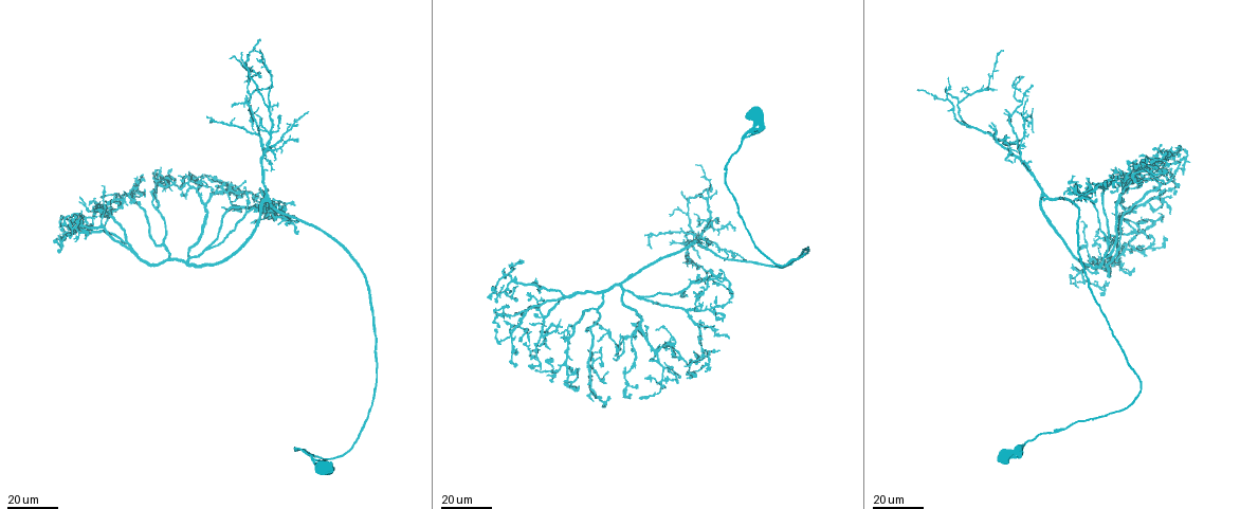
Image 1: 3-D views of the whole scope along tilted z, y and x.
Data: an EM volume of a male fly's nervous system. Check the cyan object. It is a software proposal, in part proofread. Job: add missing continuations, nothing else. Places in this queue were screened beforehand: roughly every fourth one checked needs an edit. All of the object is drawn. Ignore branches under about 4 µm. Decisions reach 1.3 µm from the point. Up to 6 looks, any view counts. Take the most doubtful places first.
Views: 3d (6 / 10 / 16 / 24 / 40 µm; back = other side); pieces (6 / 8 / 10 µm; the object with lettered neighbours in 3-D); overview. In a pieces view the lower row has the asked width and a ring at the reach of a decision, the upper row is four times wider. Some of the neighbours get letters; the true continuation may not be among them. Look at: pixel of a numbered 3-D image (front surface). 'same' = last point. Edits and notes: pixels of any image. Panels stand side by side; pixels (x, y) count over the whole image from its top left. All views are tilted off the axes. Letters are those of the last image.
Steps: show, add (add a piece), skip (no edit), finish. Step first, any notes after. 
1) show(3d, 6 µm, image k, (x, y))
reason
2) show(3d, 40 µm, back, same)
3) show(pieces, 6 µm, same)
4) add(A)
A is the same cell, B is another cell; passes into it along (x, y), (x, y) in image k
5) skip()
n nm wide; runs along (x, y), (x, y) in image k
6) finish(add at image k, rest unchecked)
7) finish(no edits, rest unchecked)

show(3d, 16 µm, image 1, (652, 247))
end of a long branch

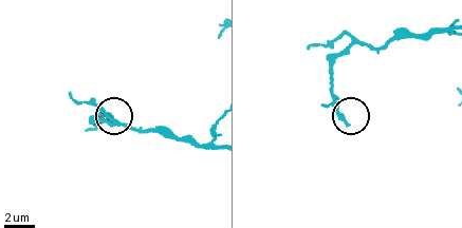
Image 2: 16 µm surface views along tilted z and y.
show(pieces, 8 µm, image 2, (344, 125))

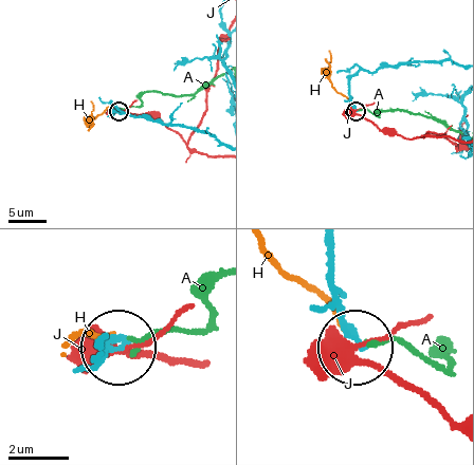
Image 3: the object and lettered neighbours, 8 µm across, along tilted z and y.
skip()
210 nm wide; A, H and J are other cells; runs along (334, 249), (334, 302), (356, 345) in image 3; none of them fits

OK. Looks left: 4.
show(3d, 24 µm, image 1, (101, 198))
branch stops here

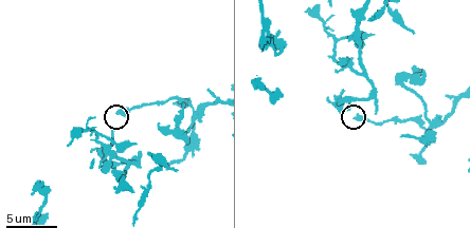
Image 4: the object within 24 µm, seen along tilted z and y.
show(3d, 10 µm, image 4, (118, 111))
closer look

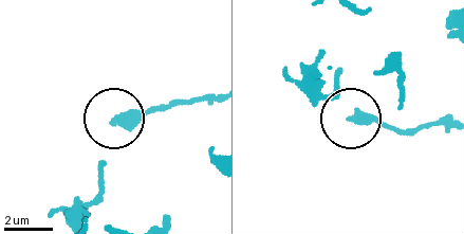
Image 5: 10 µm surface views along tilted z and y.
show(pieces, 10 µm, image 5, (112, 119))

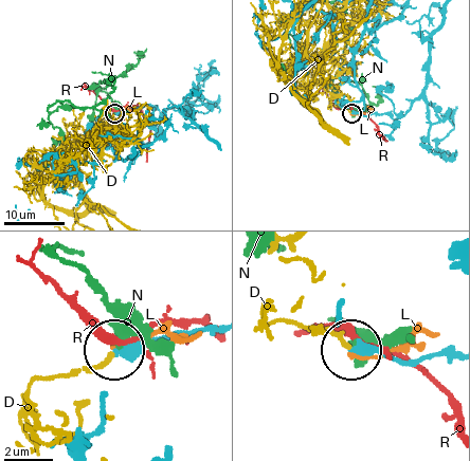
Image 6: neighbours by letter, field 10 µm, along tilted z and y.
skip()
D, L, N and R are other cells; runs along (450, 353), (395, 357), (355, 349) in image 6; no lettered piece goes on from it

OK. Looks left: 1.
show(pieces, 10 µm, image 4, (424, 161))
free end

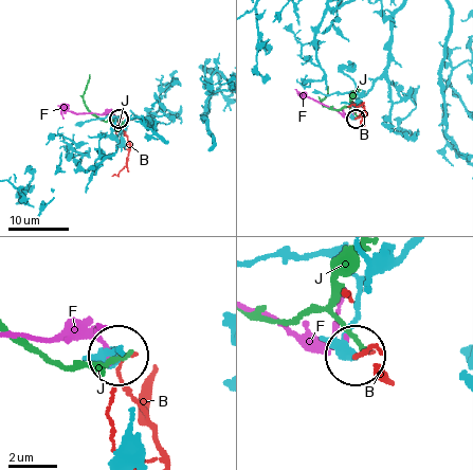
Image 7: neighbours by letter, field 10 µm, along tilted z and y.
skip()
470 nm wide; B, F and J are other cells; none of them fits

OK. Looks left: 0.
finish(no edits, rest unchecked)

